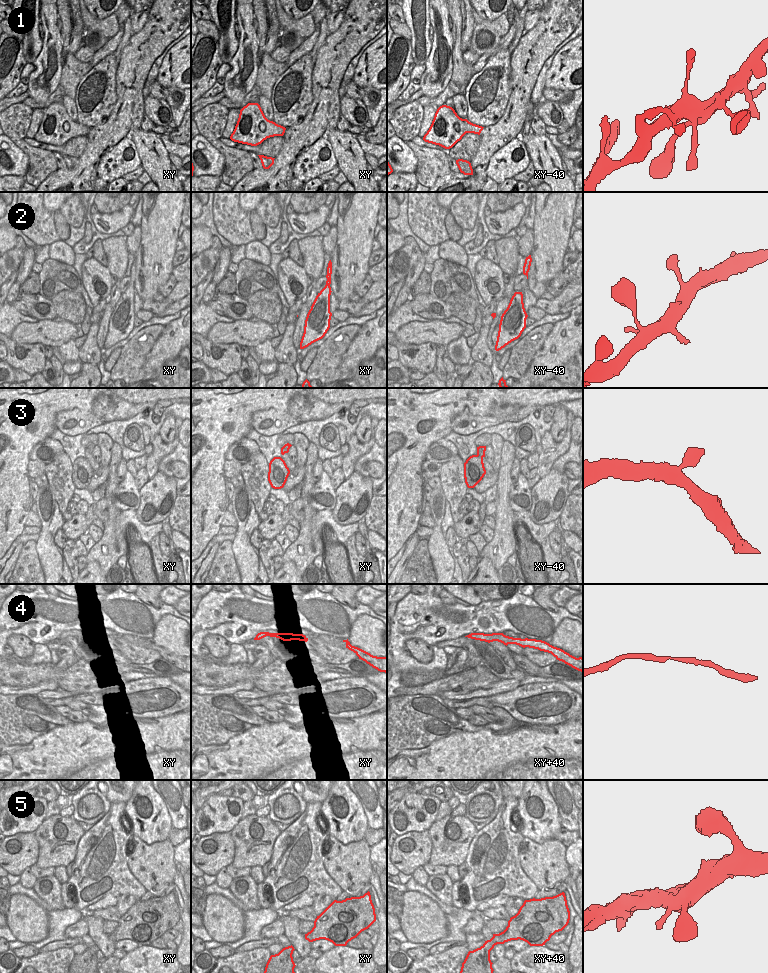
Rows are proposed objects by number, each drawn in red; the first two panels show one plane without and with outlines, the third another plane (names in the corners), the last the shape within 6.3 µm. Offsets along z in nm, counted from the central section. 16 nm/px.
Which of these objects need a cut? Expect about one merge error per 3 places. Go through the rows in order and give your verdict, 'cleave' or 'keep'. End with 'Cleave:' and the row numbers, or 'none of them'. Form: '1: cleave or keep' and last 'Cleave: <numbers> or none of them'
1: keep
2: keep
3: keep
4: keep
5: keep
Cleave: none of them

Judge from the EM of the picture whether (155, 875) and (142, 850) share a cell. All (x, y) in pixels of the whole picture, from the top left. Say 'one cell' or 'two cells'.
one cell

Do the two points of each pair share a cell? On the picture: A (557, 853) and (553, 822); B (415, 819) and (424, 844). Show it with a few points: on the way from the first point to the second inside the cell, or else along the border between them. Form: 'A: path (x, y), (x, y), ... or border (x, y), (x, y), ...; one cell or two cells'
A: border (530, 838), (538, 843), (554, 839); two cells
B: border (428, 829), (406, 832), (397, 836); two cells

